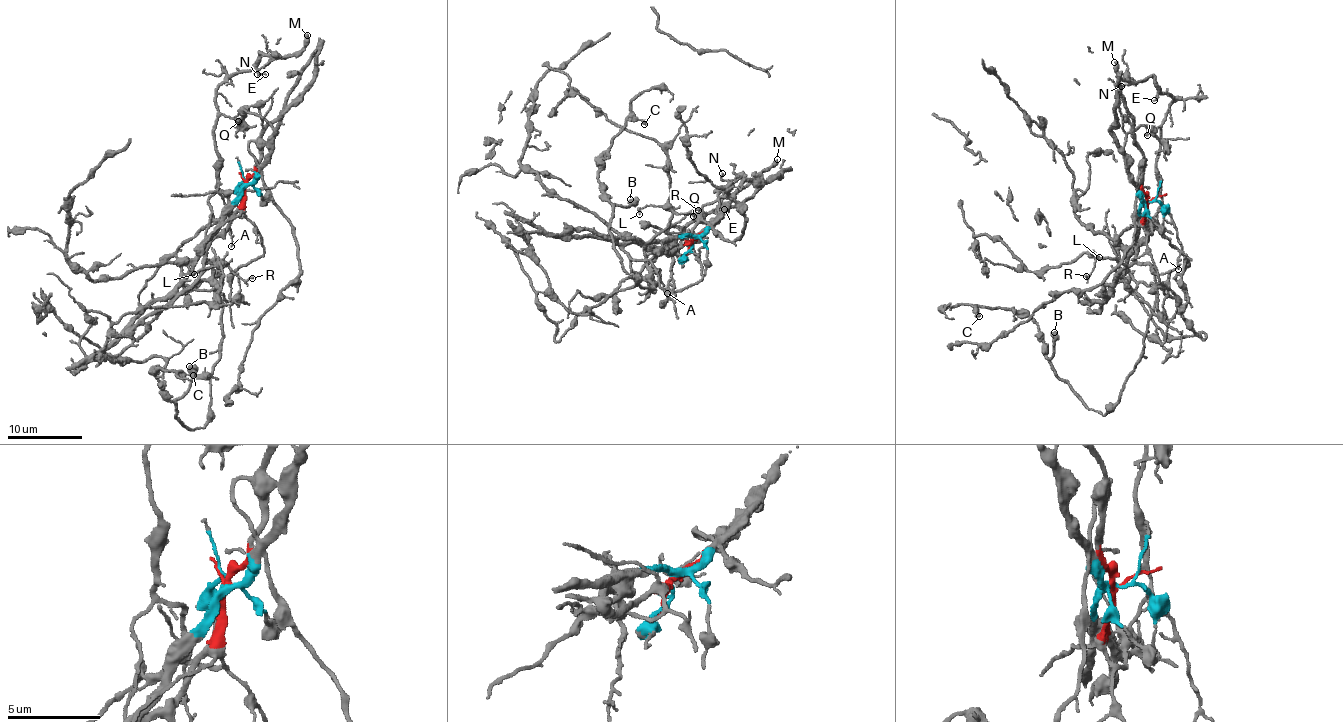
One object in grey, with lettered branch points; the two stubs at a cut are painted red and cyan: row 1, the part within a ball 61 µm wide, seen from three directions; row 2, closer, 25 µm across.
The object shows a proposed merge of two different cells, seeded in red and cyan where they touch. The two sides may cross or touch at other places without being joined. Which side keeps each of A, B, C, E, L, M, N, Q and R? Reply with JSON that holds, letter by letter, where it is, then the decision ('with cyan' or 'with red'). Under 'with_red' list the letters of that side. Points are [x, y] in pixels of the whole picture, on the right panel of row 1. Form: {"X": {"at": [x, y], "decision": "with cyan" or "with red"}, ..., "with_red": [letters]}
{"A": {"at": [1178, 269], "decision": "with cyan"}, "B": {"at": [1054, 332], "decision": "with red"}, "C": {"at": [979, 316], "decision": "with red"}, "E": {"at": [1154, 100], "decision": "with cyan"}, "L": {"at": [1099, 257], "decision": "with red"}, "M": {"at": [1114, 62], "decision": "with cyan"}, "N": {"at": [1121, 86], "decision": "with cyan"}, "Q": {"at": [1147, 135], "decision": "with cyan"}, "R": {"at": [1086, 276], "decision": "with red"}, "with_red": ["B", "C", "L", "R"]}

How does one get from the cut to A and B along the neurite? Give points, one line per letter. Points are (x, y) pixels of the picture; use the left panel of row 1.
A: (244, 184), (228, 196), (230, 246)
B: (244, 184), (205, 257), (221, 351), (209, 421), (194, 431), (175, 419), (189, 365)

